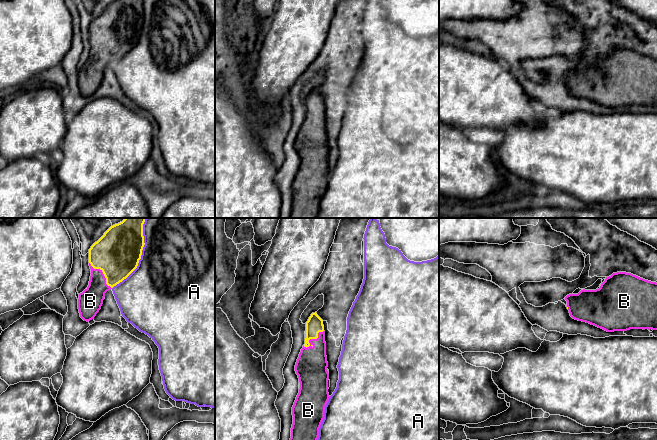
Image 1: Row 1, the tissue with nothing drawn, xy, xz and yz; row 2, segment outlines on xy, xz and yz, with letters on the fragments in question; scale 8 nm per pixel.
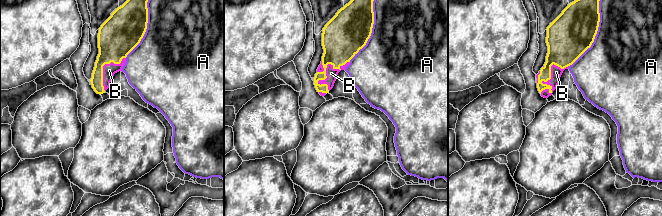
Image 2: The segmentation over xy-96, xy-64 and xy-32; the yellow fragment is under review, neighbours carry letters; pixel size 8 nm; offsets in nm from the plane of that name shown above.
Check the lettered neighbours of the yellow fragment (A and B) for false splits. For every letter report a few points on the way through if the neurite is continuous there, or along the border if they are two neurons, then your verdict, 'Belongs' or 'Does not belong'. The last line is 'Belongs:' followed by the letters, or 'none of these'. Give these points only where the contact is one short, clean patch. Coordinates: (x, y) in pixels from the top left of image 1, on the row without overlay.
A: Does not belong
B: Belongs
Belongs: B

